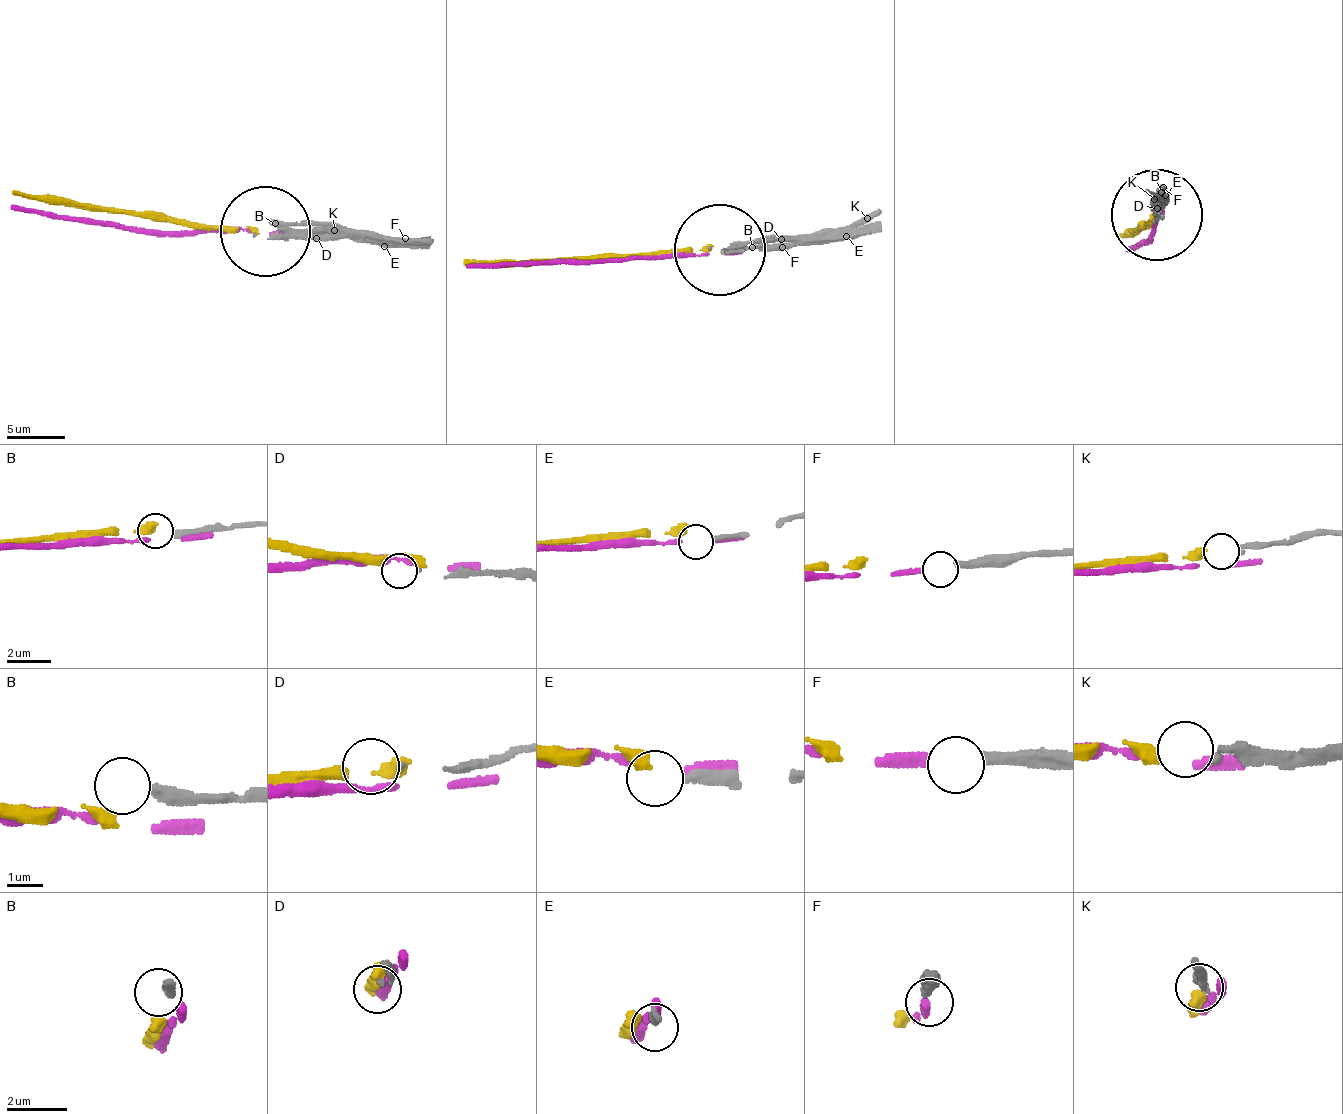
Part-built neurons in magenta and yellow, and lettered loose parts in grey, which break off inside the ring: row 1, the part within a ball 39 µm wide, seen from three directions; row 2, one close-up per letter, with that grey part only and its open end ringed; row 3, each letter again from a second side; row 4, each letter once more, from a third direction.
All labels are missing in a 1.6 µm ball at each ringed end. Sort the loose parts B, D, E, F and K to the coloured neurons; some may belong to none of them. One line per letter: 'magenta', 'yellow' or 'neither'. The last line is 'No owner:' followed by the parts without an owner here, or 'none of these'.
B: neither
D: neither
E: neither
F: magenta
K: yellow
No owner: B, D, E

